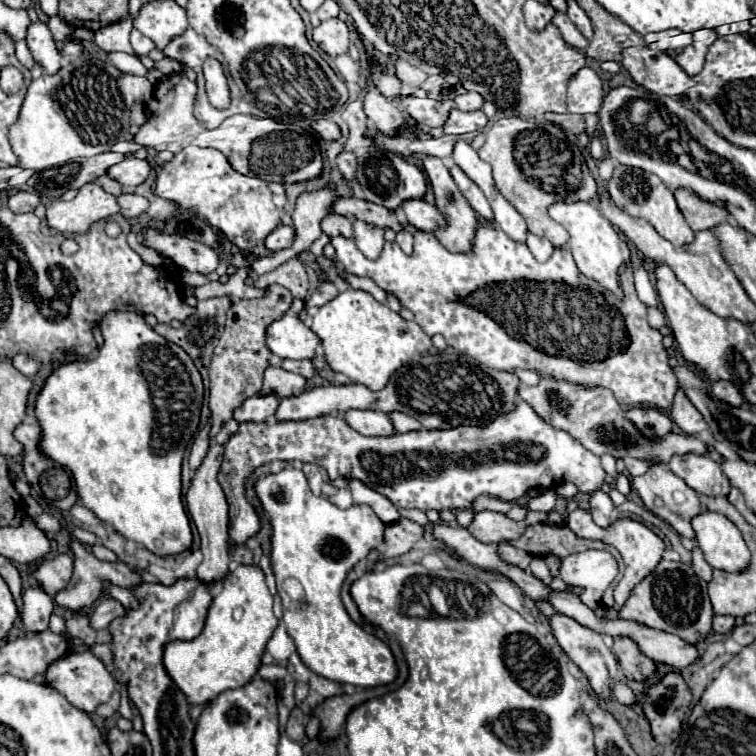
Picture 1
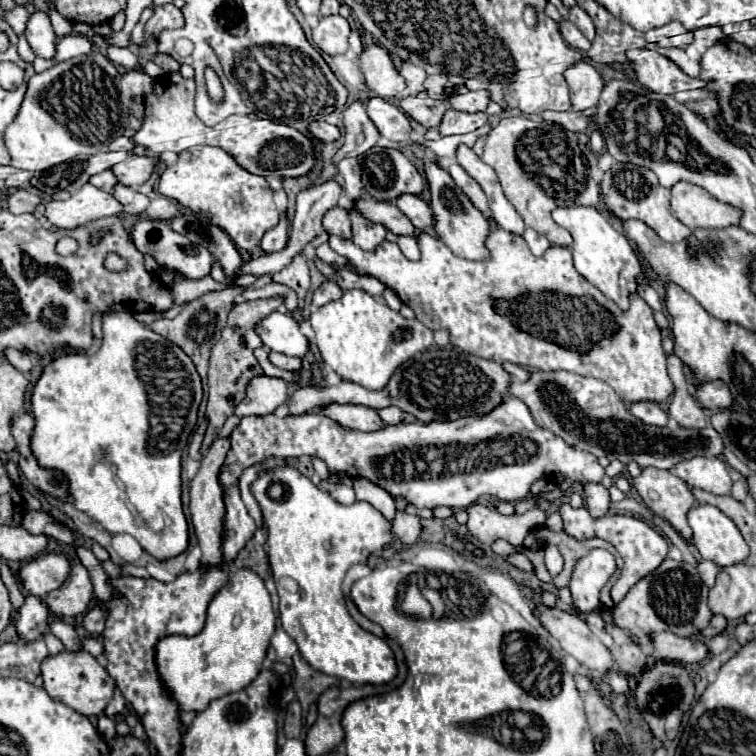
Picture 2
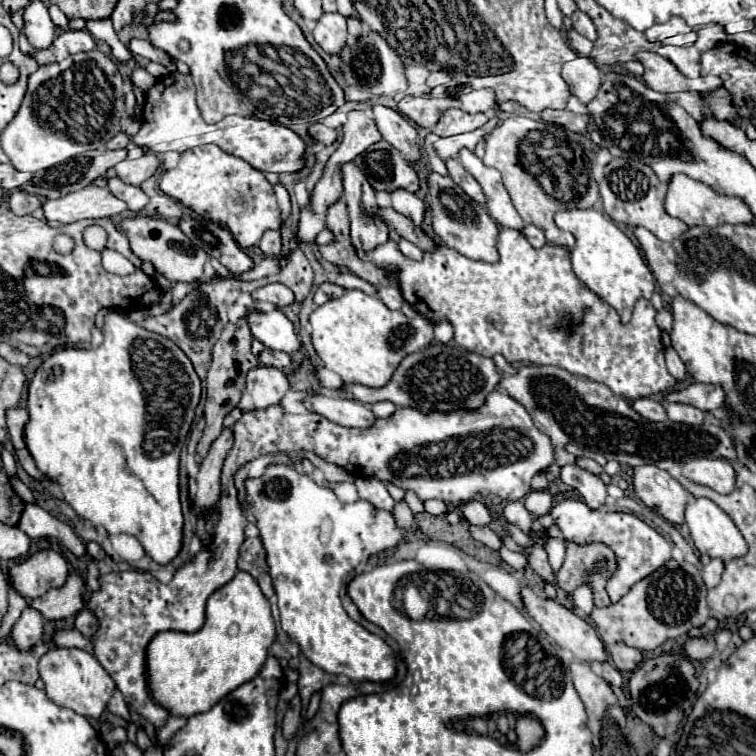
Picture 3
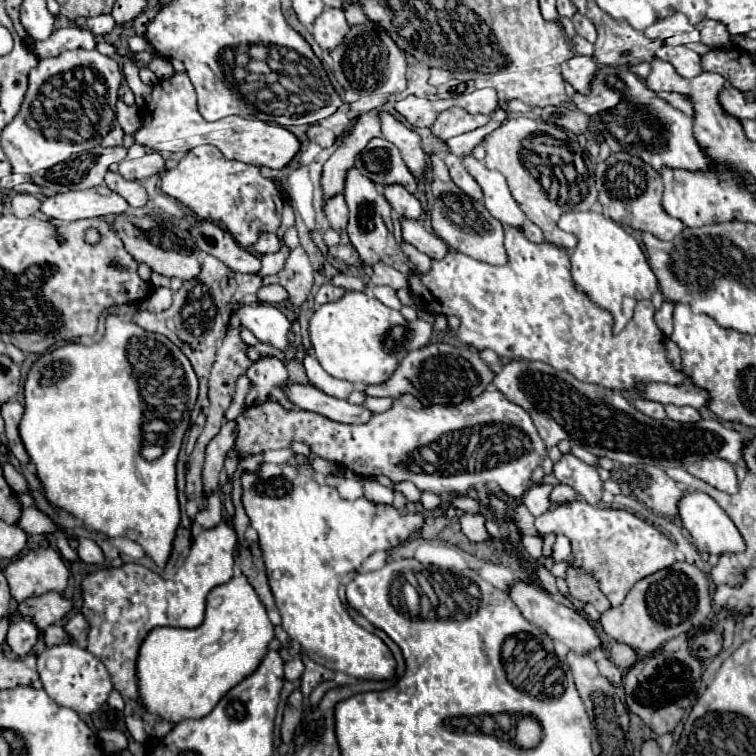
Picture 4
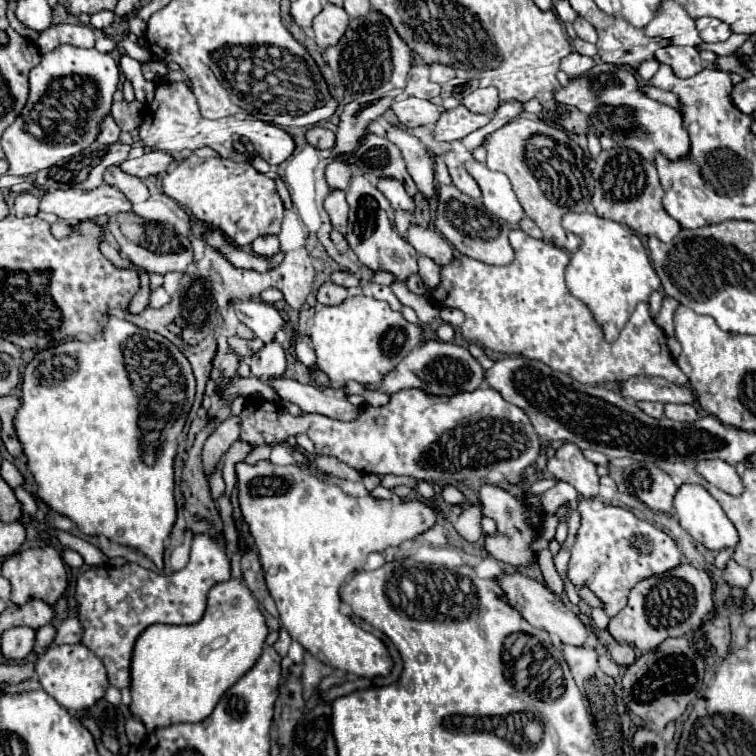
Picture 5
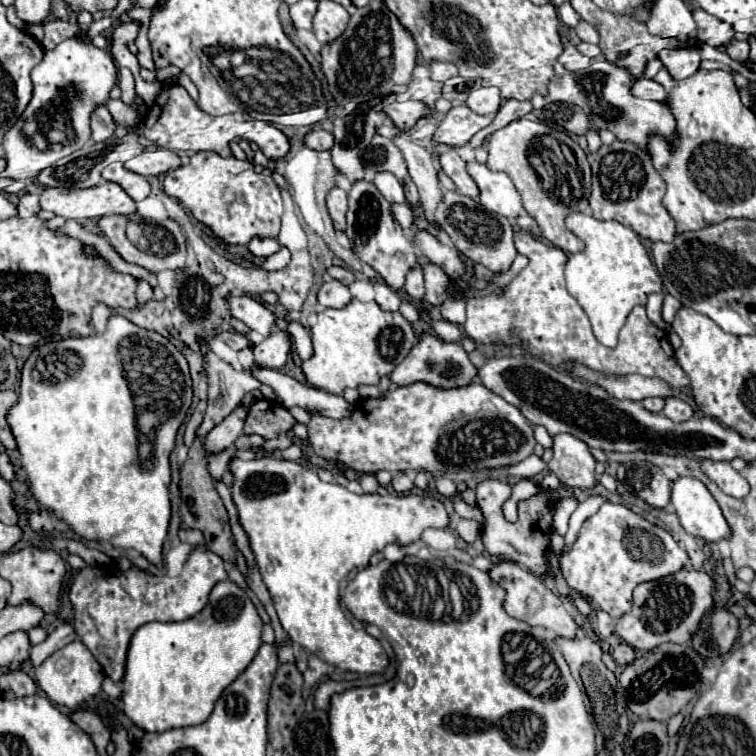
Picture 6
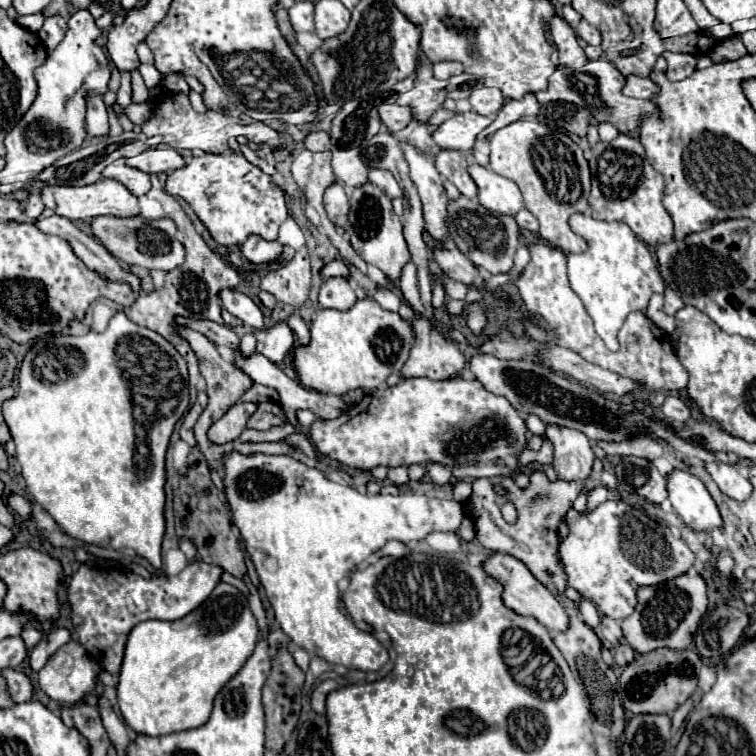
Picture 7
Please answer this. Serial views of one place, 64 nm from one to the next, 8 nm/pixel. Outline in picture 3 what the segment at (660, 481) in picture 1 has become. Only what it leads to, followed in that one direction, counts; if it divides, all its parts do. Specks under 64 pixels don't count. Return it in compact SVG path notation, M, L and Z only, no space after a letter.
M640 466L636 468L632 486L646 506L650 506L676 526L684 524L684 508L692 500L692 496L668 472L652 466Z

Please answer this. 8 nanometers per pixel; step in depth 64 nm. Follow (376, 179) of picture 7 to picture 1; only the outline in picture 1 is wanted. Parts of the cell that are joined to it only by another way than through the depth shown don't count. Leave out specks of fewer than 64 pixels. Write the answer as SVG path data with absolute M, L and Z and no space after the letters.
M408 200L402 210L408 222L422 232L436 232L438 228L446 226L446 218L442 216L442 212L424 200Z

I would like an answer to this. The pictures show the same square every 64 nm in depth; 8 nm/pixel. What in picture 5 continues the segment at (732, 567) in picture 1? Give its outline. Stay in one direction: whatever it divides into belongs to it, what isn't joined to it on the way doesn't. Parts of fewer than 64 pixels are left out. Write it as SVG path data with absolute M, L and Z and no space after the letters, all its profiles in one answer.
M684 484L684 486L680 486L678 494L674 496L674 510L676 510L680 526L696 542L700 542L704 548L716 552L716 550L736 548L738 546L738 532L736 532L734 524L728 520L728 516L720 508L720 504L704 488L700 488L698 484Z

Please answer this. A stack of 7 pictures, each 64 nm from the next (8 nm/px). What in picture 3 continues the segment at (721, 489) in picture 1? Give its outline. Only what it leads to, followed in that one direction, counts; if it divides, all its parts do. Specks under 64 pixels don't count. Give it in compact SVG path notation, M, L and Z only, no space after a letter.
M696 458L682 464L680 474L696 484L708 486L718 494L730 494L734 490L734 468L724 458Z

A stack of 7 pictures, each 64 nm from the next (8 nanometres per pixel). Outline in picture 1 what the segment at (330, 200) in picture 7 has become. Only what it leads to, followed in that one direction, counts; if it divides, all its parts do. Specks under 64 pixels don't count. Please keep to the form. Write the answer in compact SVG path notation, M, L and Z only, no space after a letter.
M324 216L322 220L322 232L330 238L334 236L344 236L344 238L352 238L352 222L344 216Z

